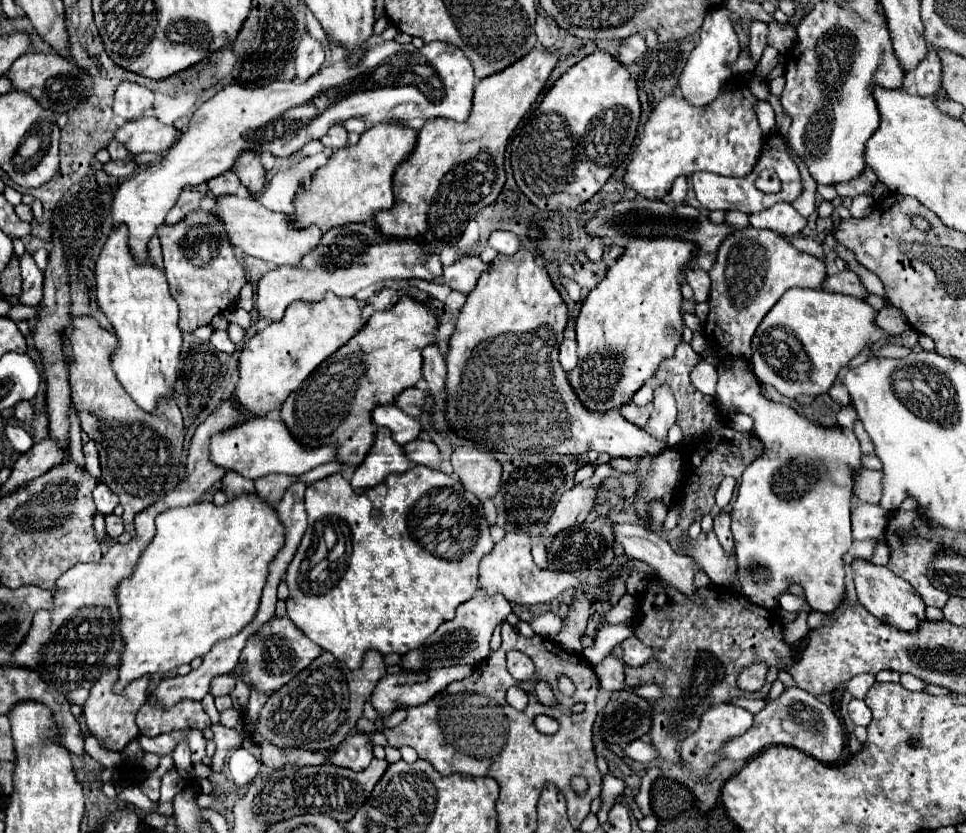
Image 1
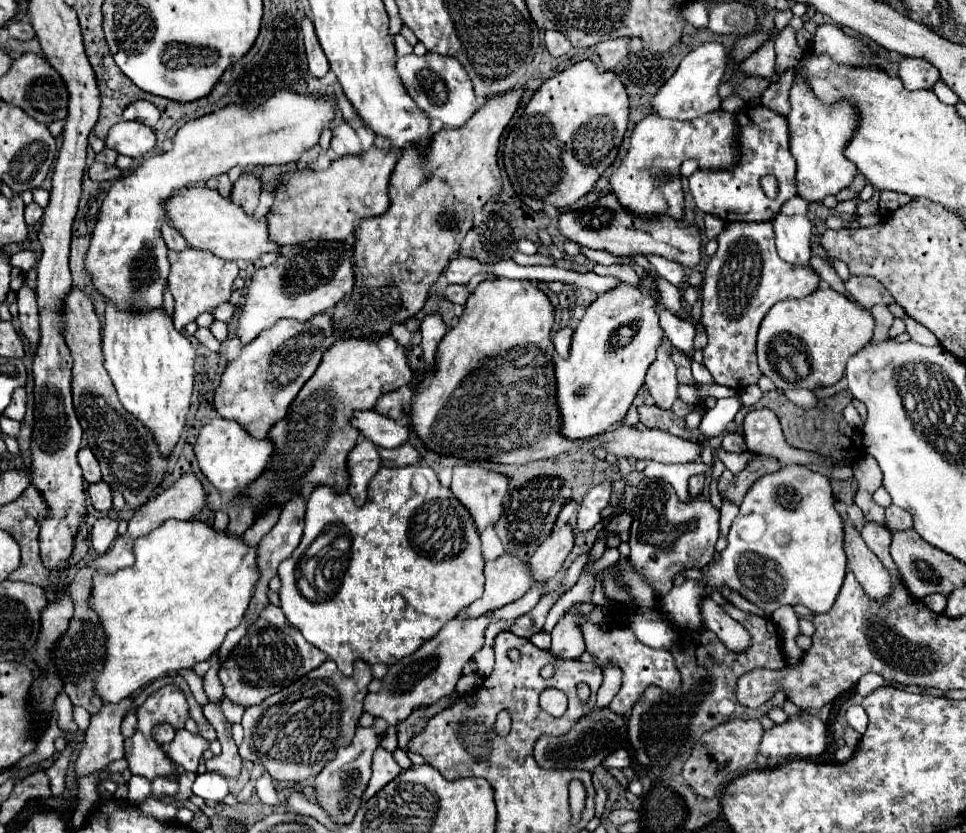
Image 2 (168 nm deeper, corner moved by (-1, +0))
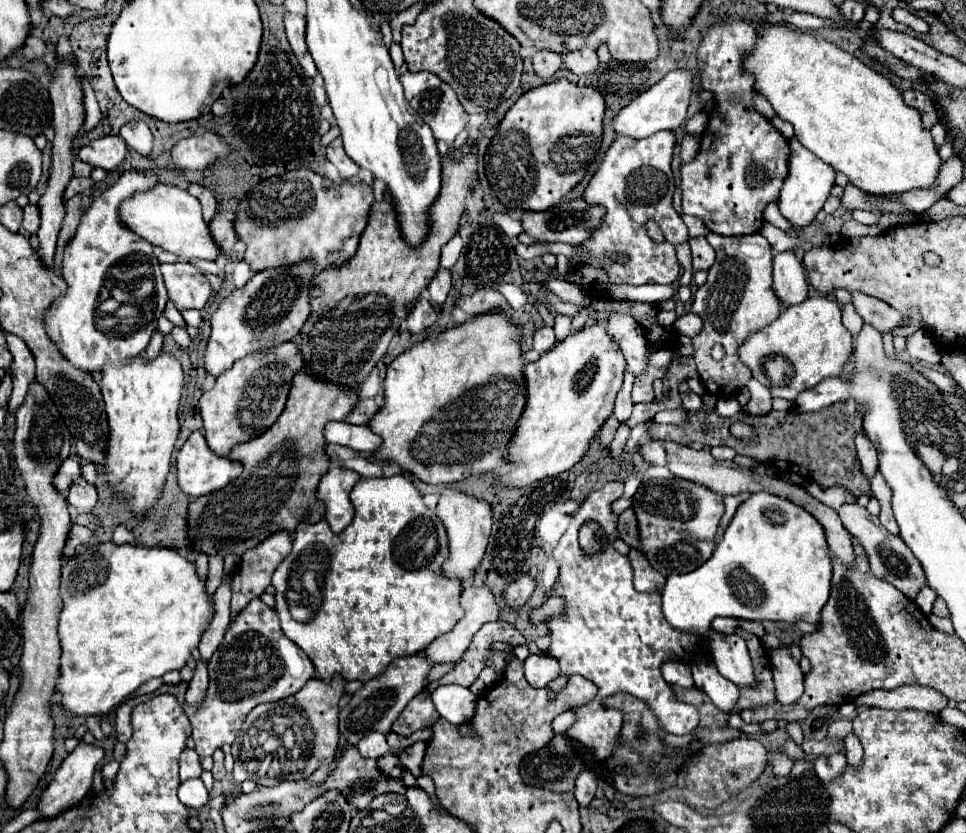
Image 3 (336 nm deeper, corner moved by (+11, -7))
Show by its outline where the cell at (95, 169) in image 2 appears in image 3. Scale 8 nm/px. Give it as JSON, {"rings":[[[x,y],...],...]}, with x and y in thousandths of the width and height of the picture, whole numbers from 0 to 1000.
{"rings":[[[73,214],[71,221],[69,221],[69,226],[67,226],[65,238],[71,240],[73,235],[78,235],[78,233],[82,233],[82,230],[94,226],[94,223],[96,223],[96,216],[94,214]]]}

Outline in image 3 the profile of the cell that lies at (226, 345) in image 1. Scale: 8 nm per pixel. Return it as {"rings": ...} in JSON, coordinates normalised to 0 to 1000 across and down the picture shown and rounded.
{"rings":[[[181,391],[181,394],[177,396],[177,403],[179,403],[179,408],[181,408],[185,415],[189,415],[189,418],[194,418],[194,415],[198,413],[198,406],[196,406],[192,391]]]}

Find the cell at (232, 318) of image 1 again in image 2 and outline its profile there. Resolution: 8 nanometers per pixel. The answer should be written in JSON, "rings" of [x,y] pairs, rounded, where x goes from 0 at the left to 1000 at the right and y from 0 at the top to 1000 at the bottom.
{"rings":[[[231,364],[231,366],[227,366],[225,373],[220,373],[220,381],[227,383],[227,385],[233,385],[233,388],[237,388],[241,383],[241,378],[243,378],[241,364]]]}

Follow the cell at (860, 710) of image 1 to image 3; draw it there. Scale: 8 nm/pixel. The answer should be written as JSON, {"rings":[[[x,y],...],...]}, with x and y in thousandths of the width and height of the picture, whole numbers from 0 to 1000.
{"rings":[[[883,879],[875,886],[875,910],[881,922],[889,922],[893,915],[893,898],[889,886]]]}

